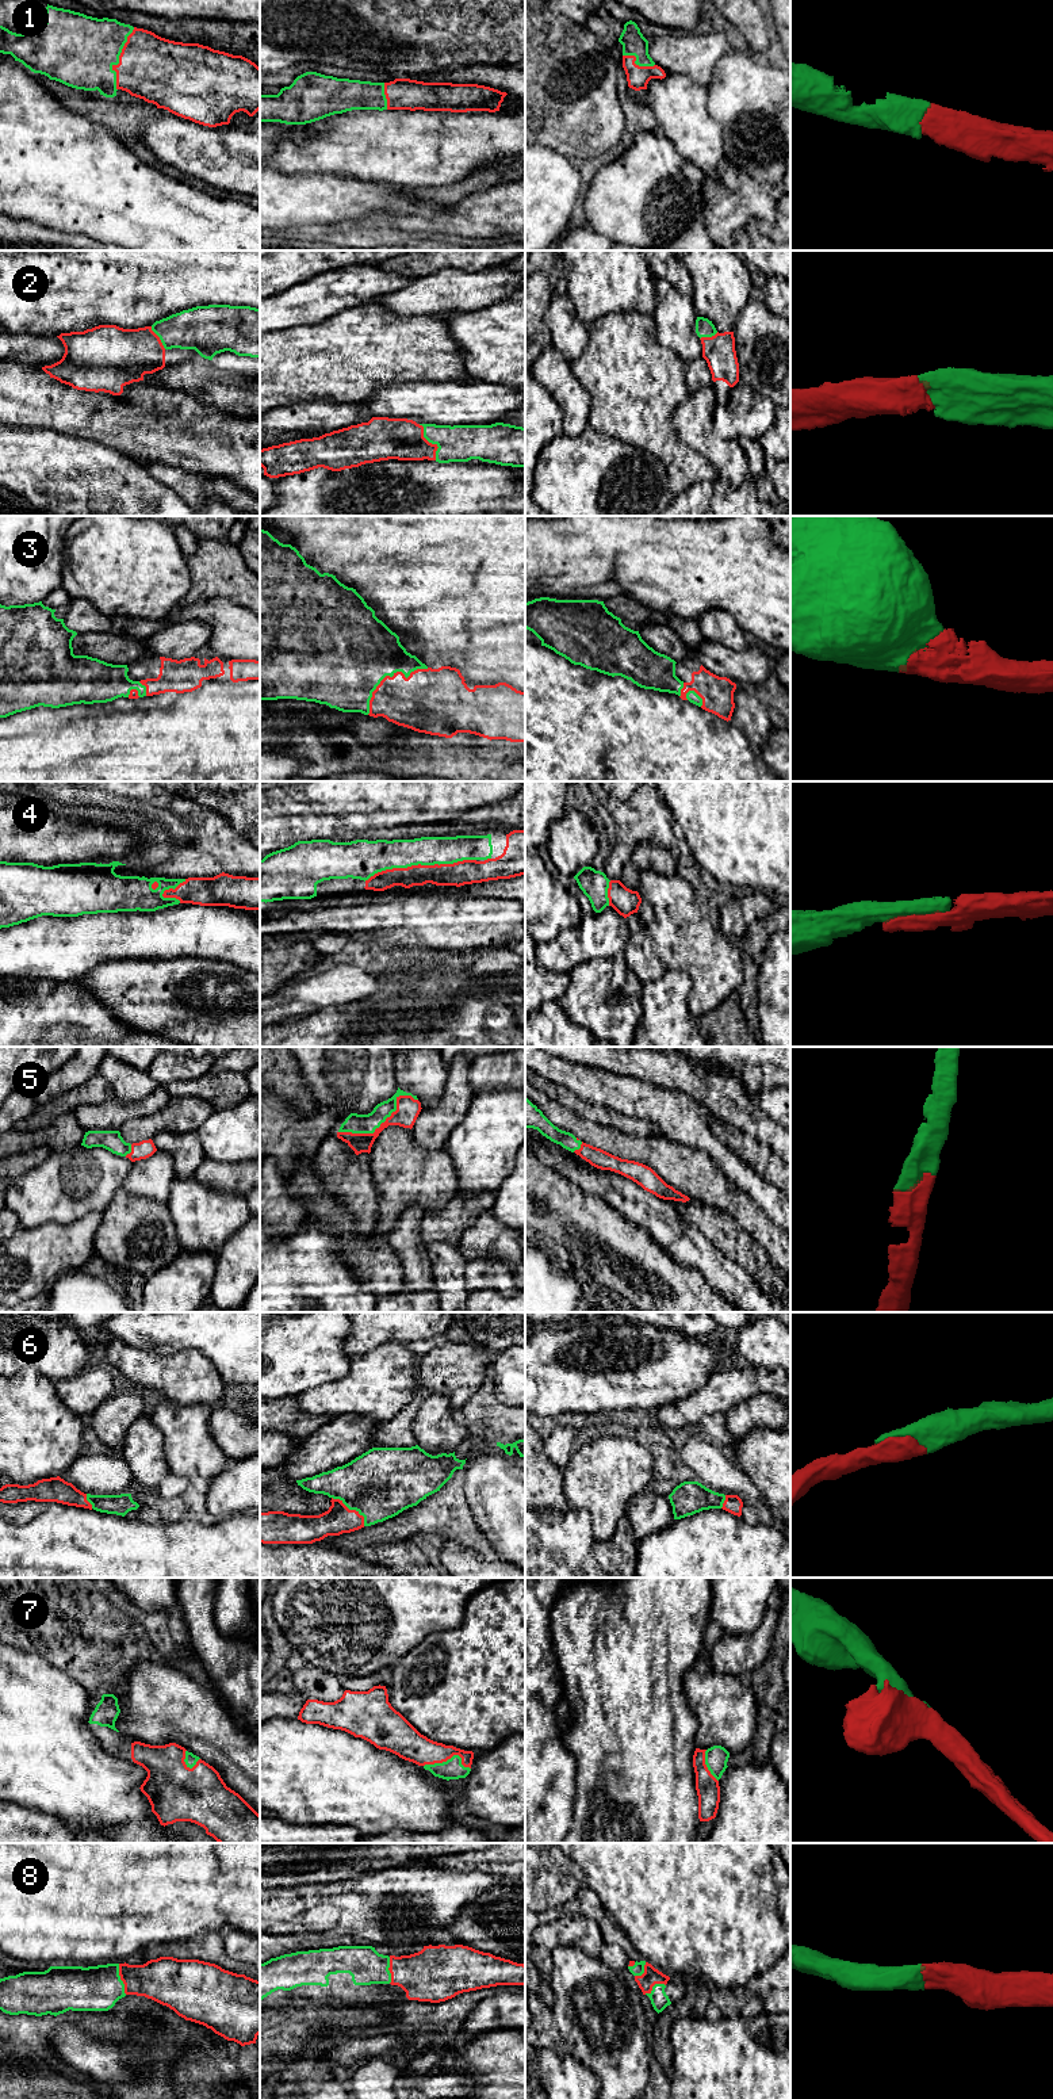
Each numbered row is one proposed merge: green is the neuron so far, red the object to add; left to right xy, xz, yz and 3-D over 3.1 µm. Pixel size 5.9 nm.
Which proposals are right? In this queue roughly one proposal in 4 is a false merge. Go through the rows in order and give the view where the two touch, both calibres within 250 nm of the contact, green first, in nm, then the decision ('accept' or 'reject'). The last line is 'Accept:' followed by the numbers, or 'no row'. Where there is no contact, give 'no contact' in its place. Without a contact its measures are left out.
1: xy | 420/380 nm | accept
2: xz | 220/240 nm | accept
3: xz | 480/320 nm | accept
4: xz | 190/140 nm | accept
5: xz | 120/140 nm | accept
6: xz | 420/170 nm | accept
7: xz | 120/180 nm | accept
8: xy | 280/260 nm | accept
Accept: 1, 2, 3, 4, 5, 6, 7, 8

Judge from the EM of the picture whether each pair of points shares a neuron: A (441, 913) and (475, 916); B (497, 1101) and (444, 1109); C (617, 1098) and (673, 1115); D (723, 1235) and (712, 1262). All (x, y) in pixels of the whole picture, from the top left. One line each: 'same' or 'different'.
A: same
B: different
C: same
D: different

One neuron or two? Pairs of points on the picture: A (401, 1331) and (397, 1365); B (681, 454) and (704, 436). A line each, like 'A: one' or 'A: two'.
A: two
B: two

